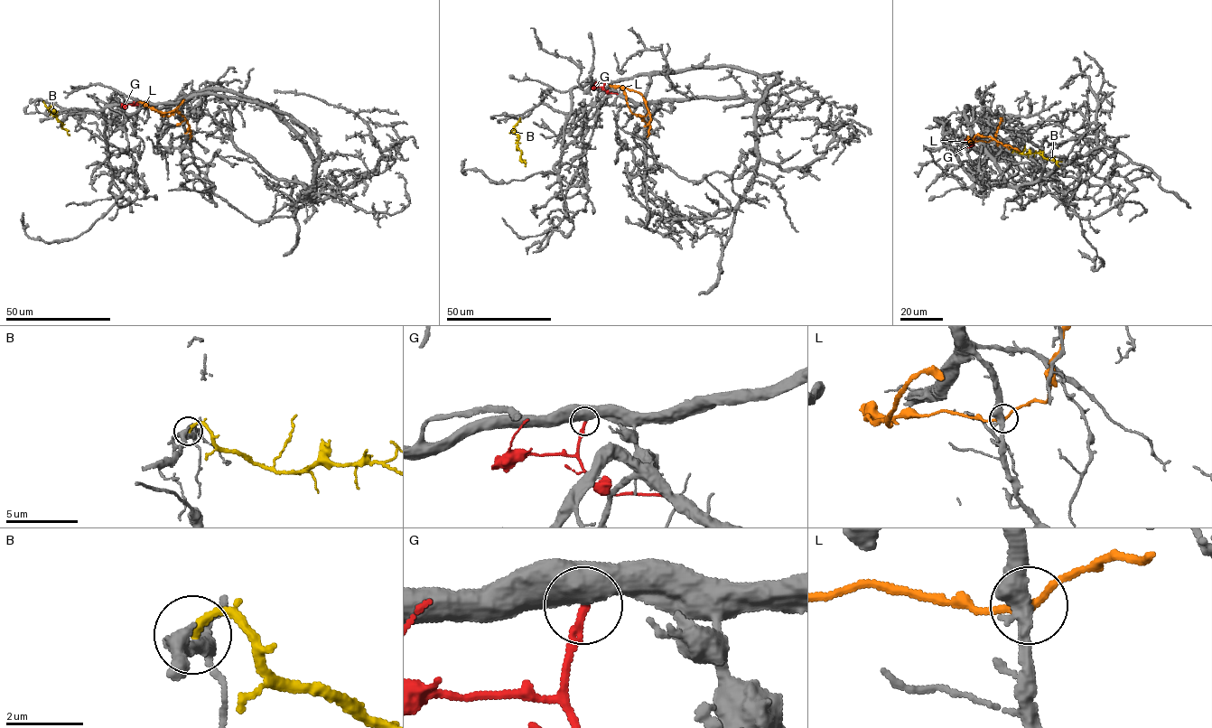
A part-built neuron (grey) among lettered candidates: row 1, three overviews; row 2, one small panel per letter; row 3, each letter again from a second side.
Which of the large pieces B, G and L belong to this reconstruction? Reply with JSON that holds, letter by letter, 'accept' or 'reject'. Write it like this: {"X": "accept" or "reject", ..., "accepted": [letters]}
{"B": "reject", "G": "reject", "L": "reject", "accepted": []}

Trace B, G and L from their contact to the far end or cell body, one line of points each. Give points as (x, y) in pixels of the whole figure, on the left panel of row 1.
B: (51, 102), (49, 108), (54, 112), (60, 126), (69, 135)
G: (133, 102), (147, 102)
L: (163, 116), (154, 109), (162, 113), (175, 109), (183, 116), (190, 130), (189, 139)

